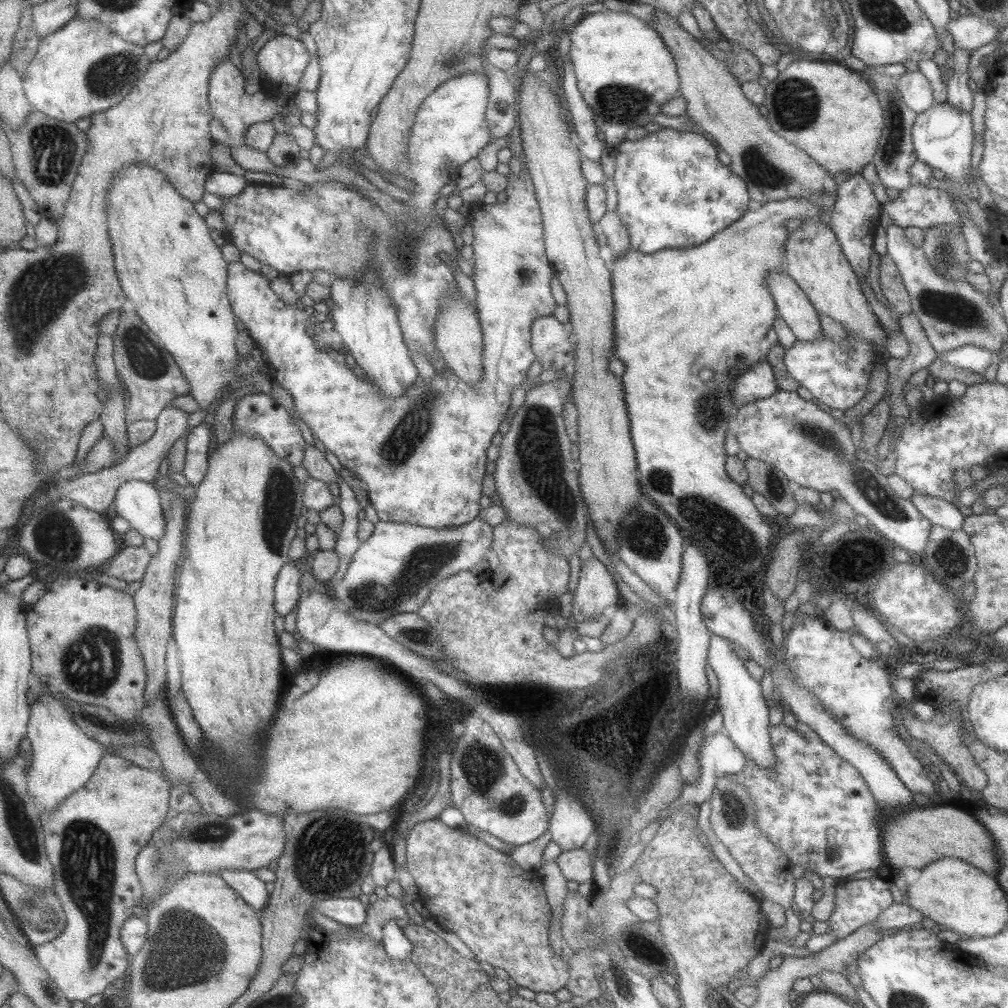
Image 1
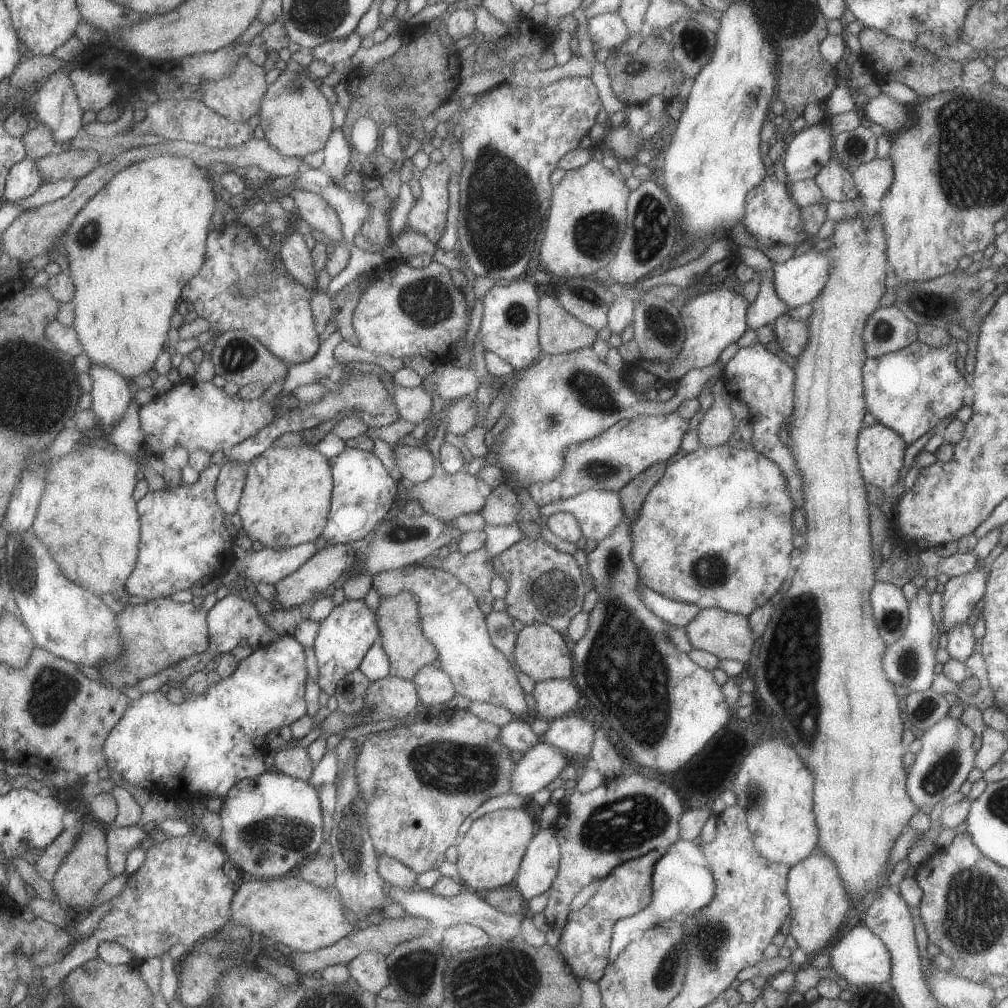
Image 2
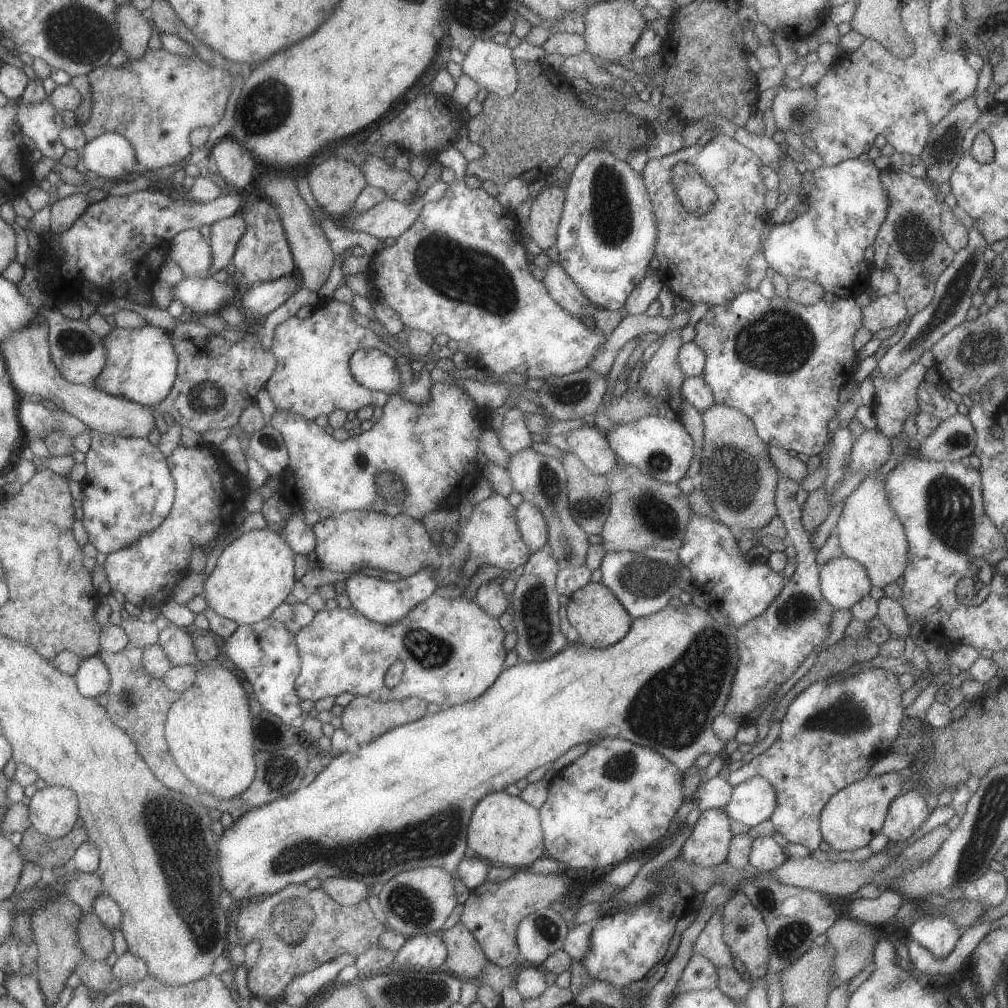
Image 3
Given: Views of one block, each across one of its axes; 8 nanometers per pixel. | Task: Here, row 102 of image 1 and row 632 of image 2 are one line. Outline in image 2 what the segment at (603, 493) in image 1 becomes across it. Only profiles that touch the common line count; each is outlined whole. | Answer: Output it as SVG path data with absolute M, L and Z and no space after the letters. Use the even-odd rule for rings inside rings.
M543 623L523 625L516 634L513 654L517 668L529 675L529 678L532 678L535 683L547 679L567 680L573 674L572 656L563 640L563 633L555 630L552 626Z

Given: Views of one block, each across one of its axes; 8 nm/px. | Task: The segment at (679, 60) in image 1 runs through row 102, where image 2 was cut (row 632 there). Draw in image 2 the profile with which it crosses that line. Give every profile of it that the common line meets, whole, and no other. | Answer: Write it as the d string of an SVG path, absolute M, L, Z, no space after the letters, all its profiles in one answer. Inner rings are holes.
M709 607L708 609L699 609L695 618L684 626L684 630L693 649L708 652L718 659L726 658L739 660L743 664L745 662L751 663L757 644L748 620L749 617L745 615L728 613L718 608Z

